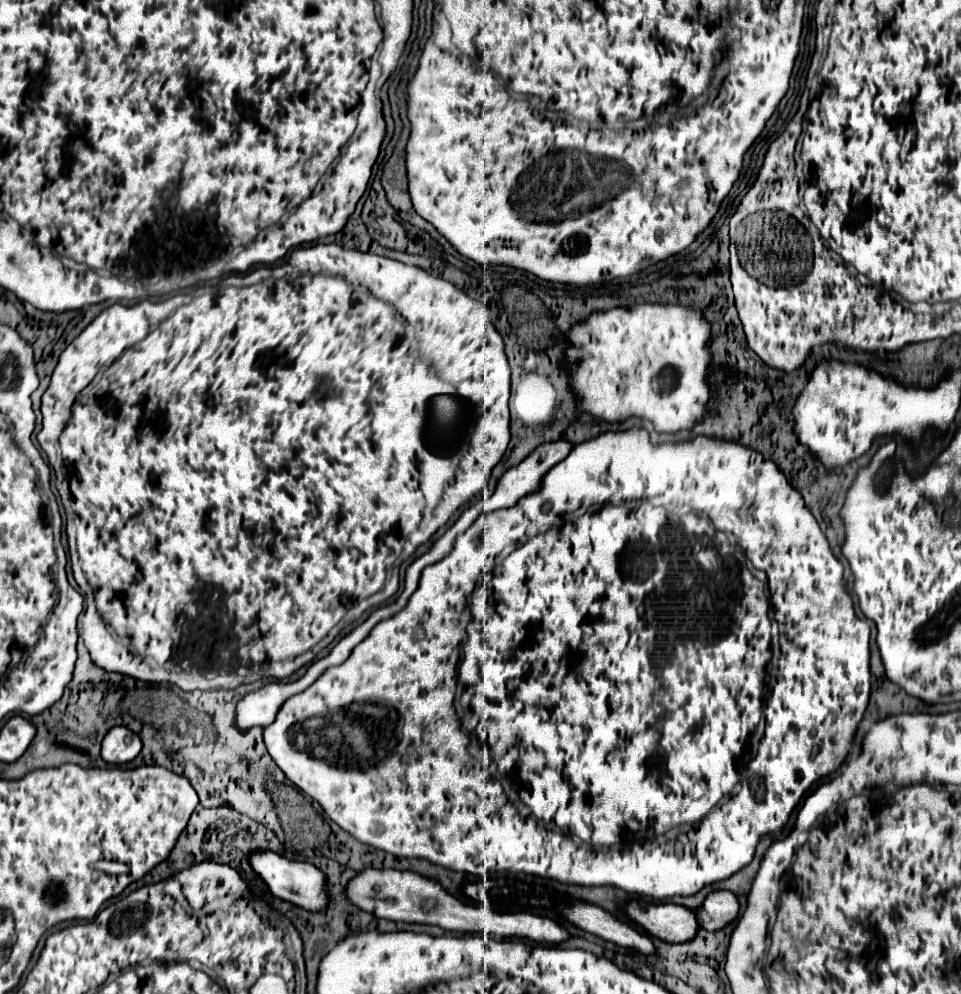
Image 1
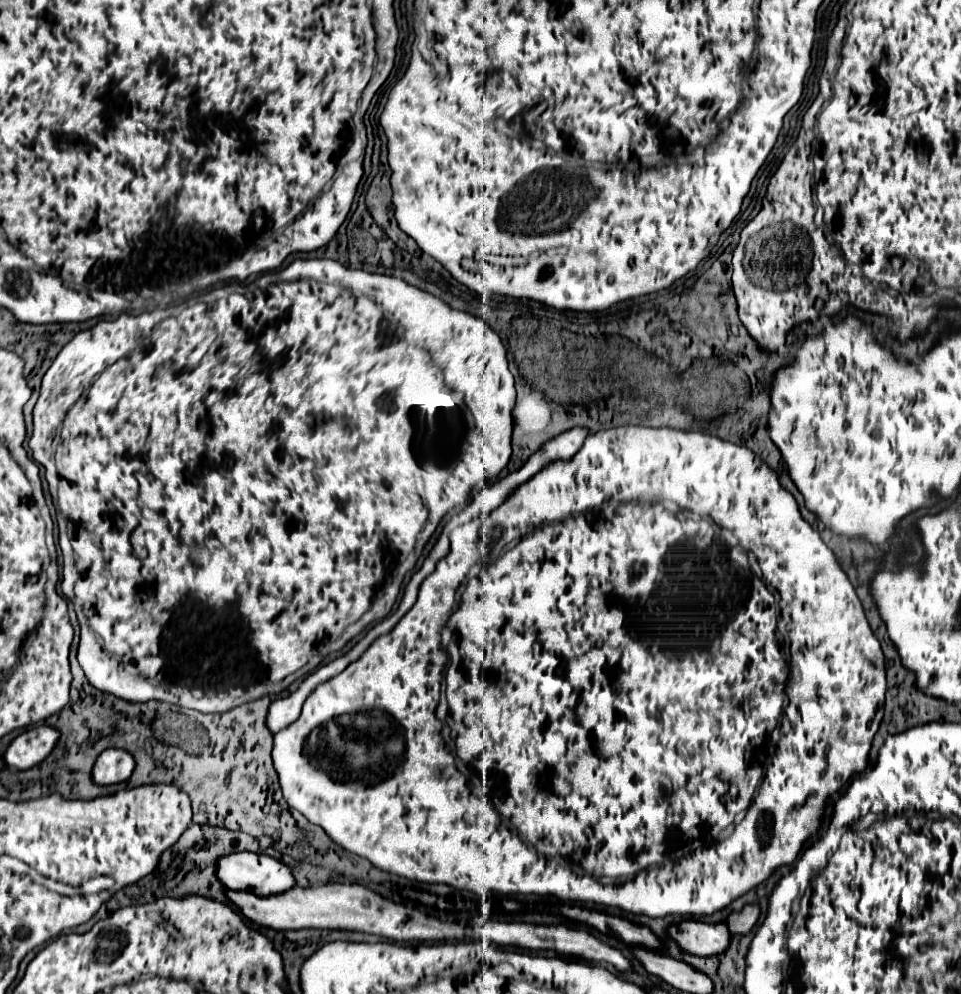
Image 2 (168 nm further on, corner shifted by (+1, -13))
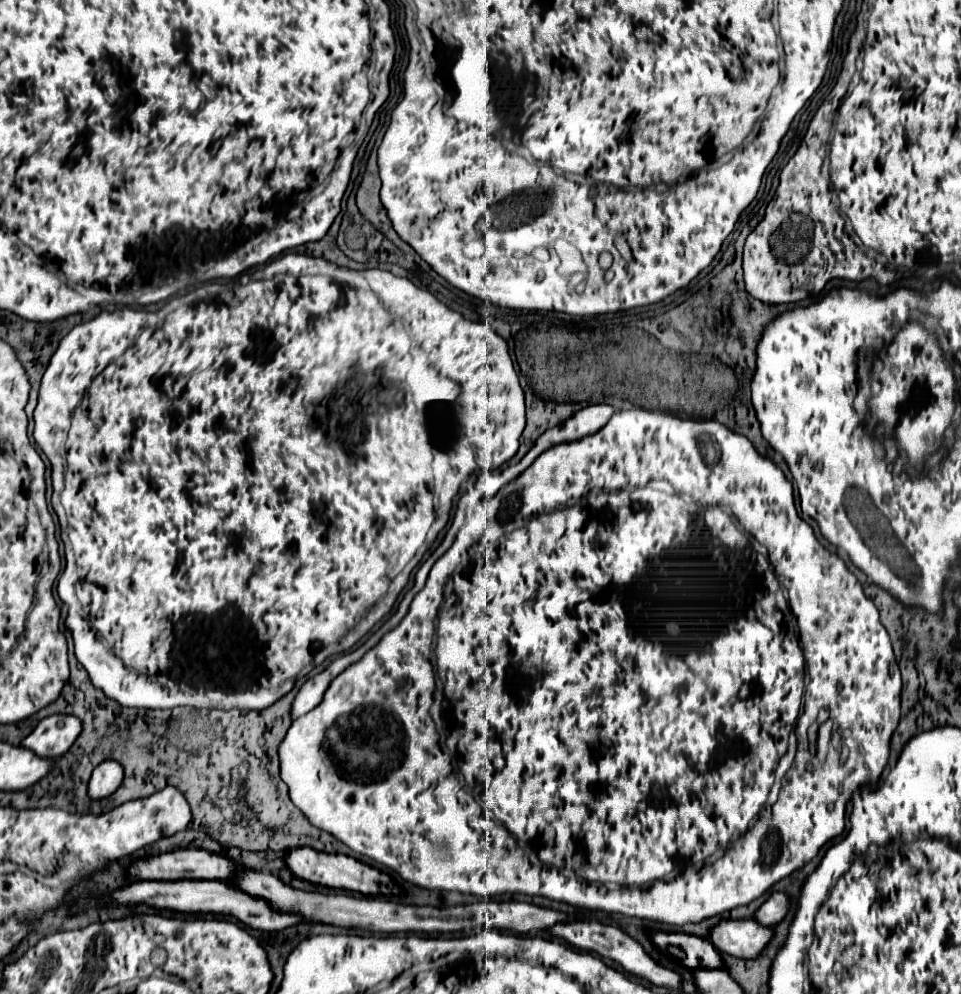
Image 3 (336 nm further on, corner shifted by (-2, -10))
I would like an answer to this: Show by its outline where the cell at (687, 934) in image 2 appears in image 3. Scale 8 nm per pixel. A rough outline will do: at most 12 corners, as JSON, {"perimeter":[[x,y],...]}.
{"perimeter":[[754,918],[722,920],[712,944],[738,958],[758,958],[774,930]]}

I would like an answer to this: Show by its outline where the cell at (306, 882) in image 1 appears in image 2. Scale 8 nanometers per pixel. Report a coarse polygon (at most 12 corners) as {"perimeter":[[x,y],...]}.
{"perimeter":[[231,853],[217,863],[231,891],[285,893],[295,877],[281,861]]}

